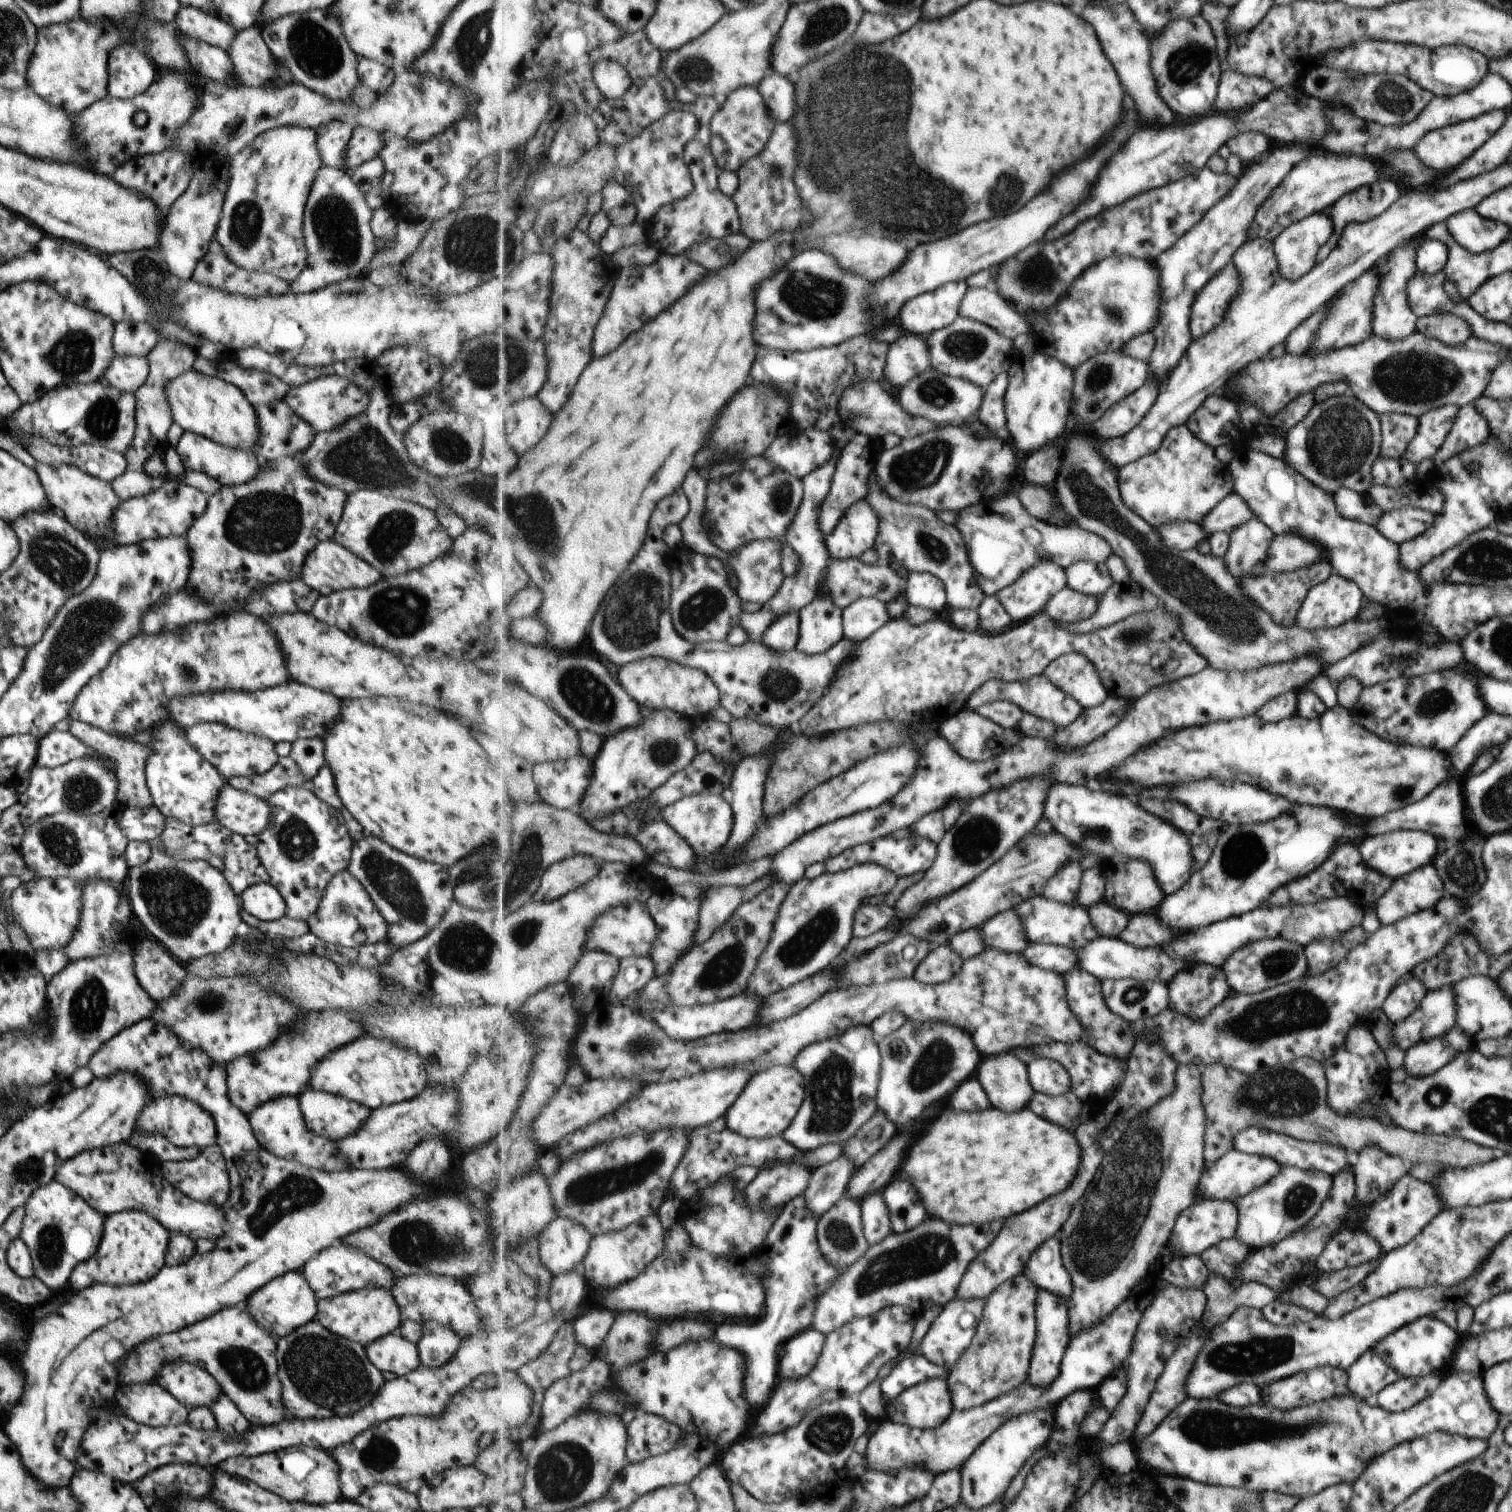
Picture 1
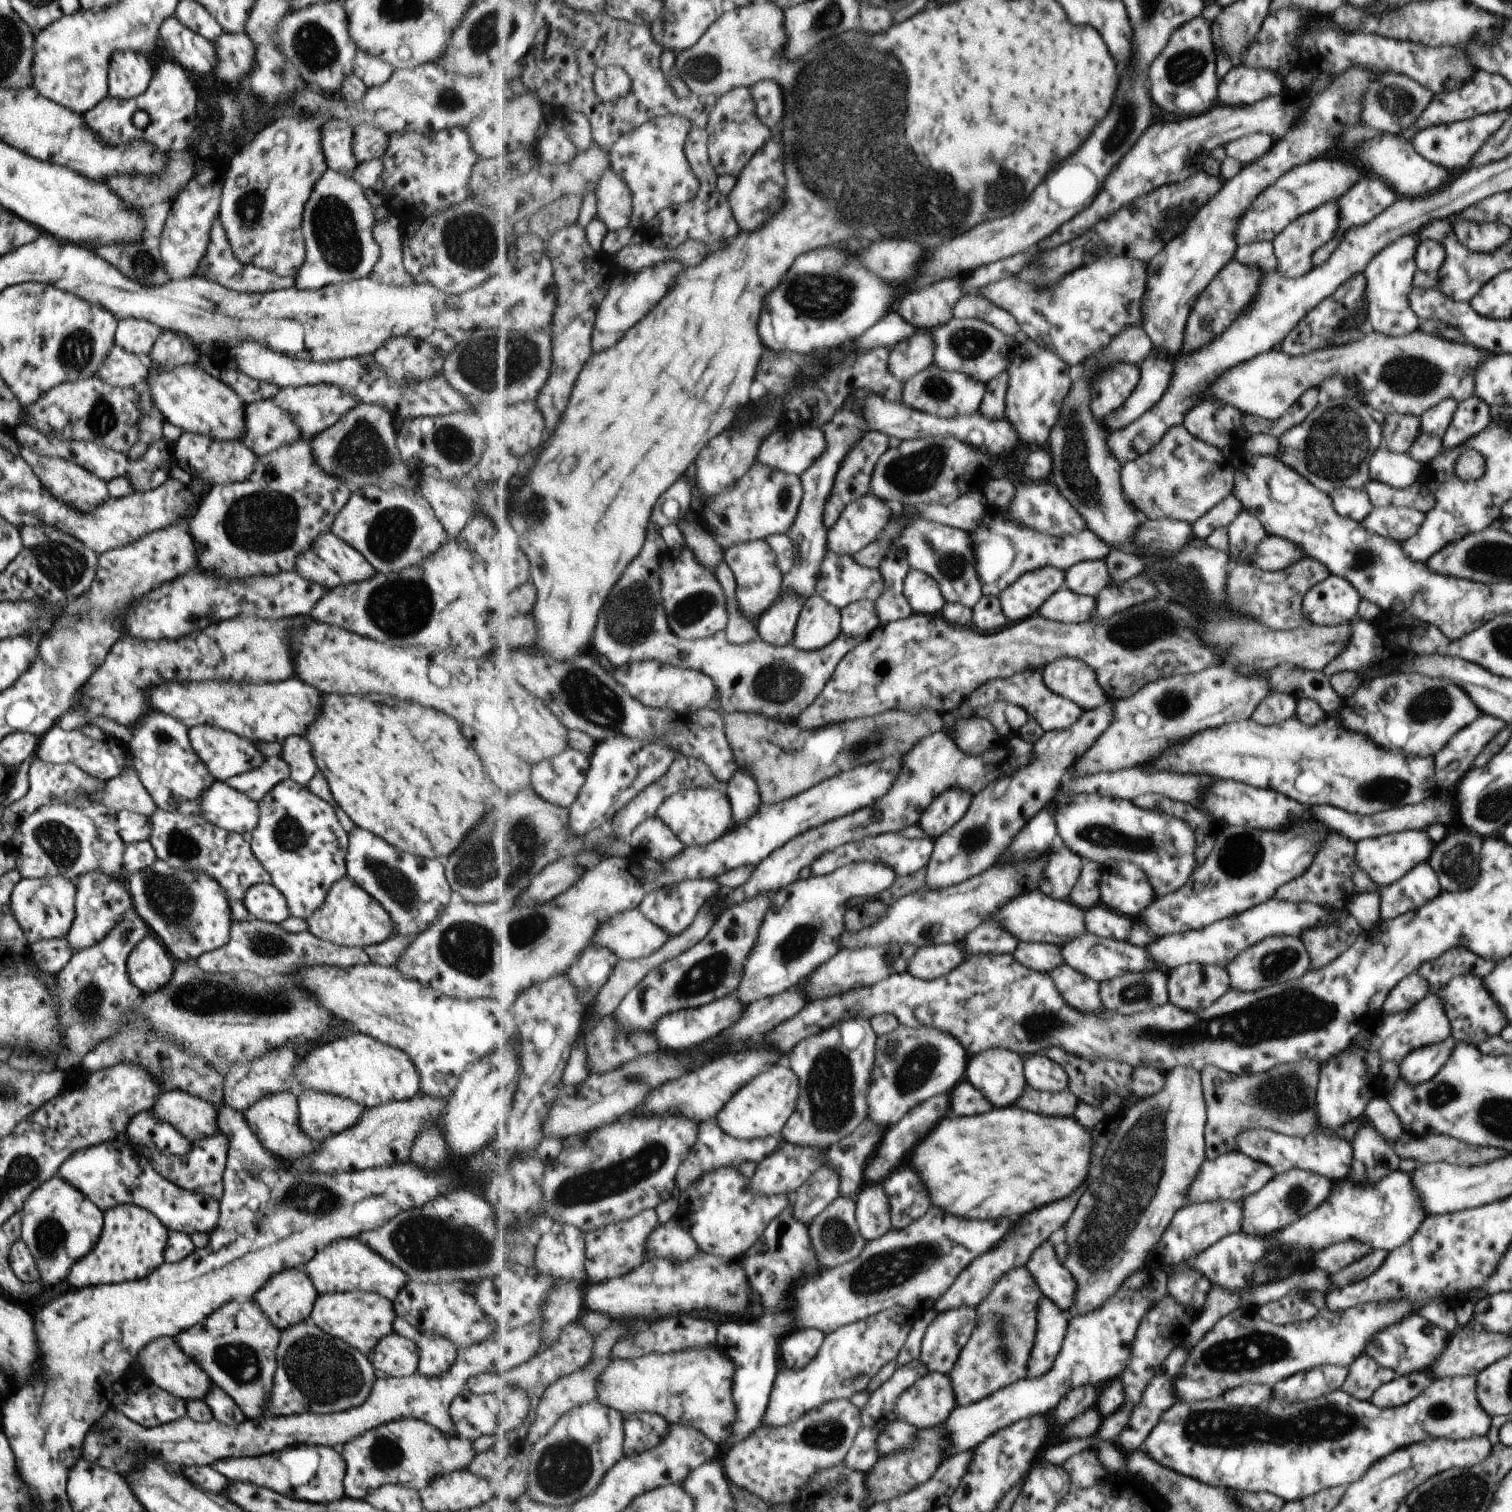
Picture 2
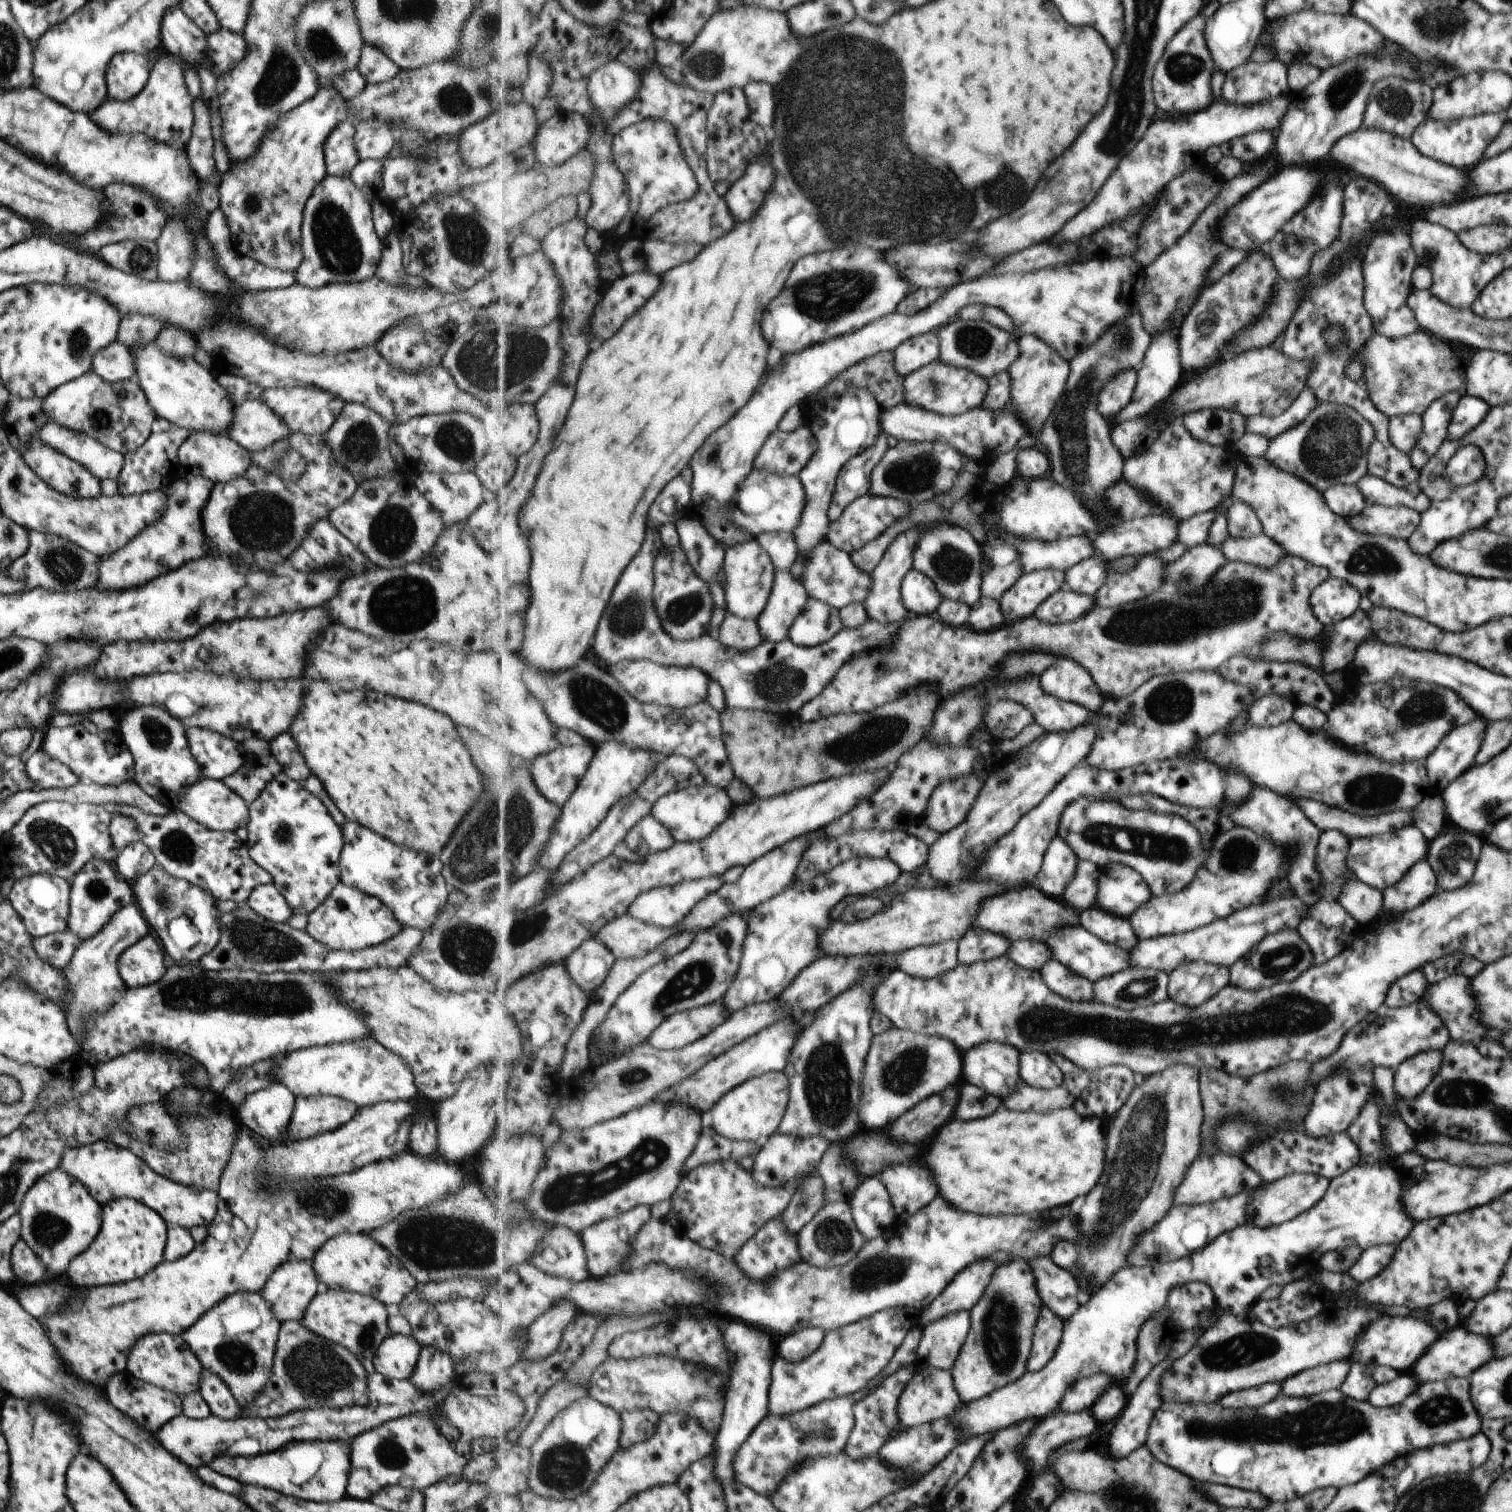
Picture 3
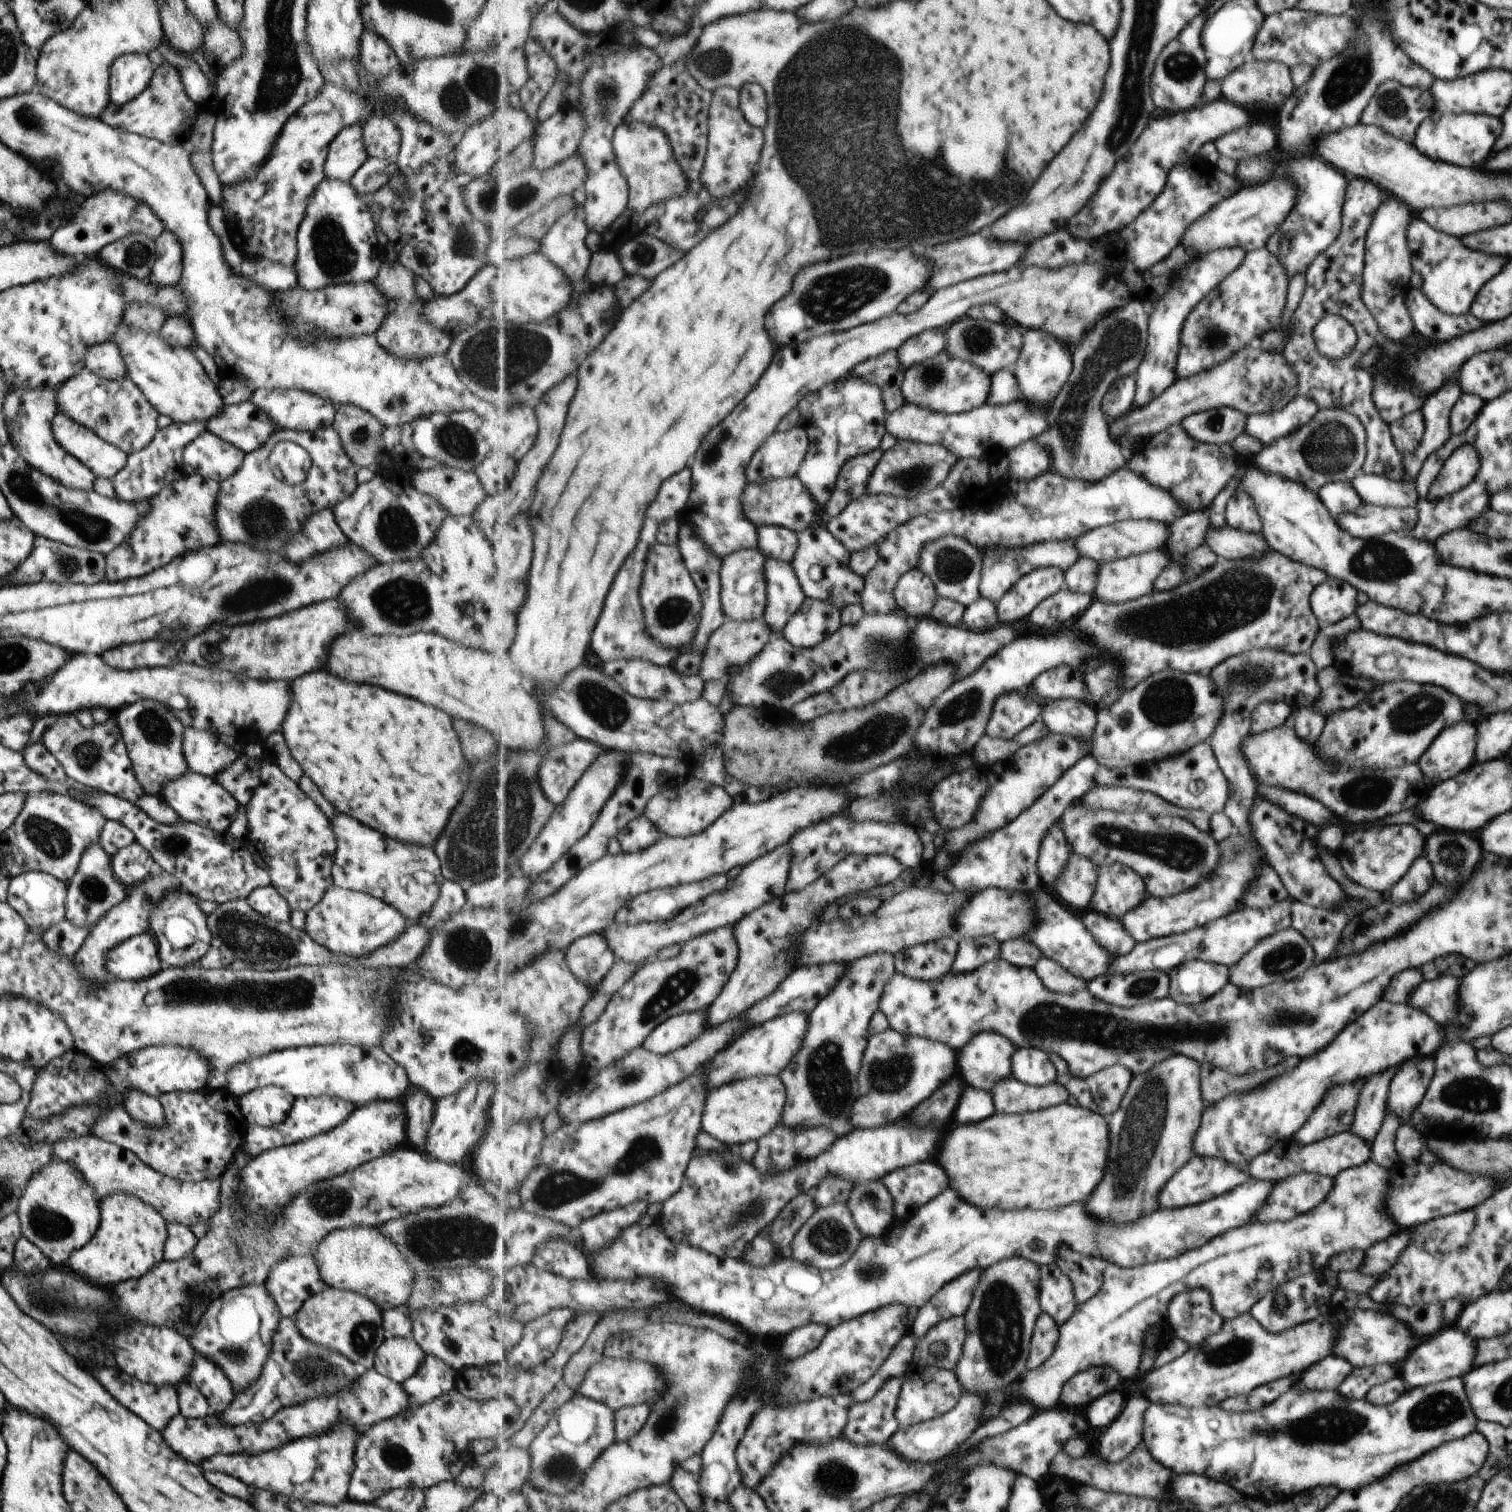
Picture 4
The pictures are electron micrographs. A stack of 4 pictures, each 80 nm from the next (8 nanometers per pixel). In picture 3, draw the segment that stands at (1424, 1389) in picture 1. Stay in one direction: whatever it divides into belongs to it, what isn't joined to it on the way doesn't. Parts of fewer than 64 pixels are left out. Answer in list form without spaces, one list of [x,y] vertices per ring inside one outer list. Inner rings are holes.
[[[1399,1373],[1390,1382],[1385,1382],[1373,1388],[1373,1391],[1369,1392],[1366,1402],[1376,1408],[1394,1406],[1402,1402],[1403,1398],[1407,1398],[1411,1392],[1415,1392],[1417,1384],[1418,1382],[1415,1382],[1413,1376],[1409,1373]]]

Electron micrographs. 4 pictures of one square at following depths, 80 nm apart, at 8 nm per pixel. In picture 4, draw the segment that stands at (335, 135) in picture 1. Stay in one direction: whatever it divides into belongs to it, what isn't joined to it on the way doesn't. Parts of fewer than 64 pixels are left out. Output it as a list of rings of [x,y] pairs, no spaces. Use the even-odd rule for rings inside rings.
[[[360,125],[340,128],[328,144],[323,165],[324,176],[348,181],[367,157],[361,140]]]

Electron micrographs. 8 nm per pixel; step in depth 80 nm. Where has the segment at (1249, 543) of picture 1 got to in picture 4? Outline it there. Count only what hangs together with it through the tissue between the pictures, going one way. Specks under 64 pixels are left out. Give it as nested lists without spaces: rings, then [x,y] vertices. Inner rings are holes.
[[[1237,491],[1226,502],[1224,508],[1226,525],[1246,533],[1259,533],[1262,527],[1257,508],[1252,498],[1243,491]]]

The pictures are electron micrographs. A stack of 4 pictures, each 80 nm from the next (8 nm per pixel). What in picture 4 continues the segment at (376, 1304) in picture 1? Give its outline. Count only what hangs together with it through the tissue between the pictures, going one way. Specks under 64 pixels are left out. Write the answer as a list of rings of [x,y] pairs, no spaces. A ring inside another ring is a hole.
[[[325,1287],[306,1298],[295,1313],[294,1323],[303,1338],[310,1343],[340,1352],[361,1370],[372,1368],[377,1347],[383,1342],[382,1310],[359,1293]]]

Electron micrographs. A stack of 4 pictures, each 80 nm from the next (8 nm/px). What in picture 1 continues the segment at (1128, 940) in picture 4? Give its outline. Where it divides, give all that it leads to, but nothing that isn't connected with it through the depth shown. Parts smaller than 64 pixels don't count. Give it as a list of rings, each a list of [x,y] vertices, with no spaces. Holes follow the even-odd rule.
[[[1107,900],[1089,908],[1093,924],[1103,937],[1118,937],[1128,927],[1131,914],[1109,904]]]

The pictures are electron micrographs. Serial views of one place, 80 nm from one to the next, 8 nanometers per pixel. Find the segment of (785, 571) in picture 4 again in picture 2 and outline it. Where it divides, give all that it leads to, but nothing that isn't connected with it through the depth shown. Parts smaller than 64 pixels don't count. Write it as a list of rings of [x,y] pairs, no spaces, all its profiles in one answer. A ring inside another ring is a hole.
[[[783,589],[779,598],[758,620],[758,634],[768,644],[785,646],[796,639],[797,622],[808,599],[796,589]]]

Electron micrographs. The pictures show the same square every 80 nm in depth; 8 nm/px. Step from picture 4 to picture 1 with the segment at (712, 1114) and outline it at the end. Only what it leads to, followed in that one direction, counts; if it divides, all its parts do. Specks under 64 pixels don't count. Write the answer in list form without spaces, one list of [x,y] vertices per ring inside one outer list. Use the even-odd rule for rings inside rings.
[[[777,1065],[751,1077],[737,1102],[727,1111],[728,1125],[733,1132],[747,1138],[776,1137],[792,1126],[807,1096],[807,1079],[793,1065]]]

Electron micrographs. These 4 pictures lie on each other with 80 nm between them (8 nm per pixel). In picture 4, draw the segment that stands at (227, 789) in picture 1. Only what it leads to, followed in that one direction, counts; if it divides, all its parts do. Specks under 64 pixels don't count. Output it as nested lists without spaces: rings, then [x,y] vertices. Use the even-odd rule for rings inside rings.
[[[187,772],[162,786],[163,799],[181,821],[201,825],[217,832],[226,832],[238,811],[238,802],[213,778]]]

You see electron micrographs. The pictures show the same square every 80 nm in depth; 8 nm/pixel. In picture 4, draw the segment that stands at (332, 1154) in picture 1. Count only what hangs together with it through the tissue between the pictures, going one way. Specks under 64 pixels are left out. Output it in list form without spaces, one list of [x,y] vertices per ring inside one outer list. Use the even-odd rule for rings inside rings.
[[[267,1085],[241,1095],[237,1102],[247,1124],[272,1128],[286,1117],[294,1099],[286,1090]]]

